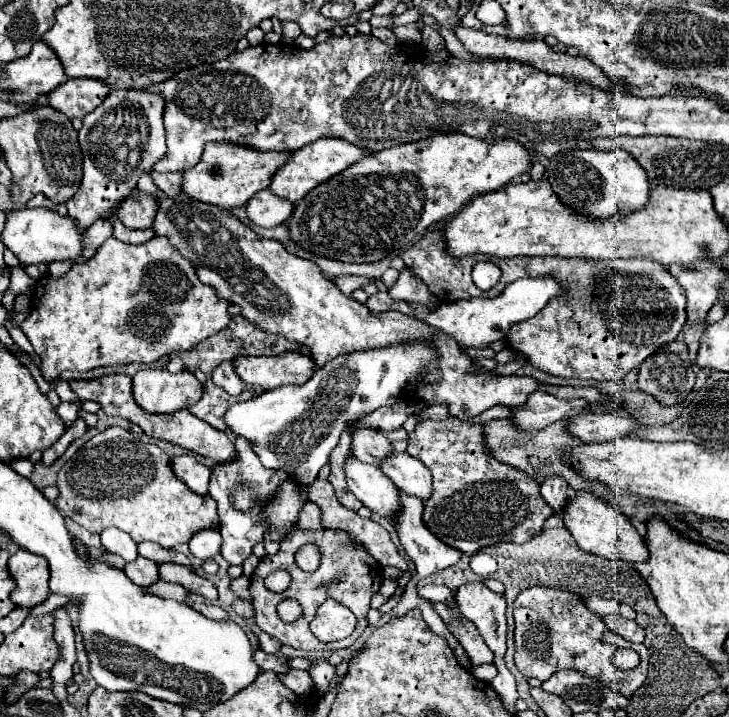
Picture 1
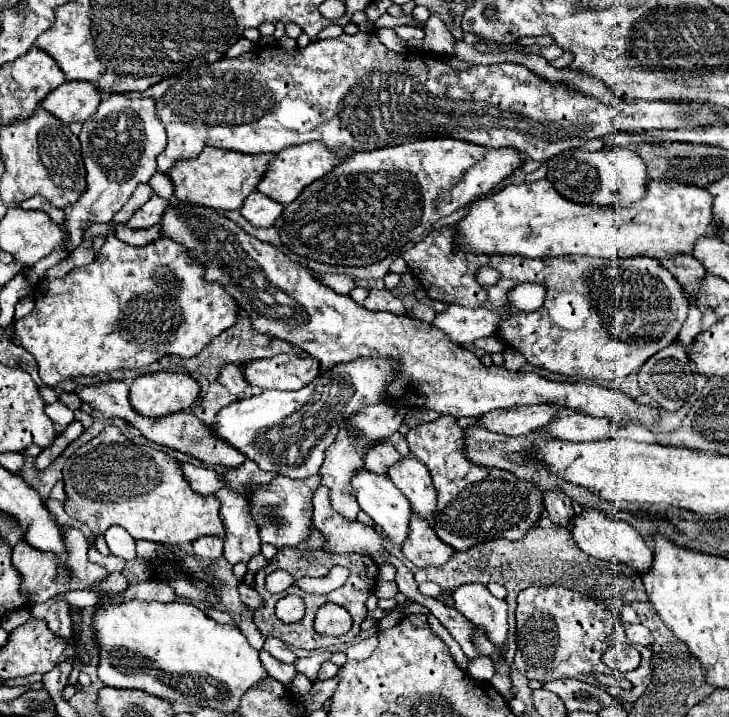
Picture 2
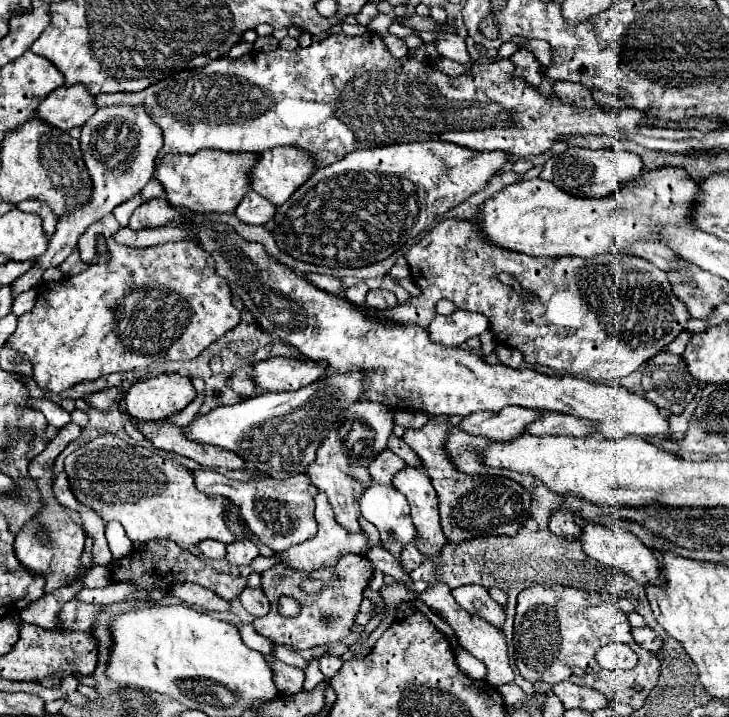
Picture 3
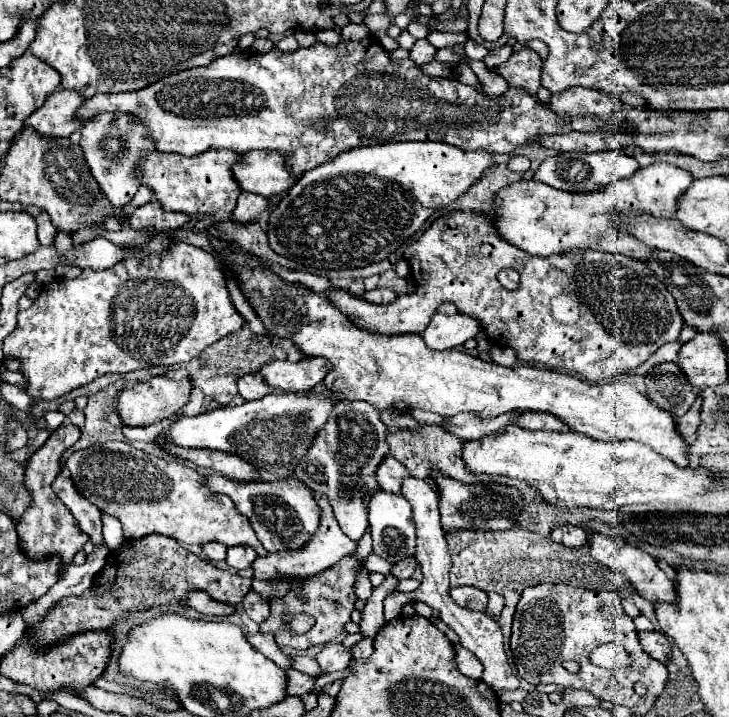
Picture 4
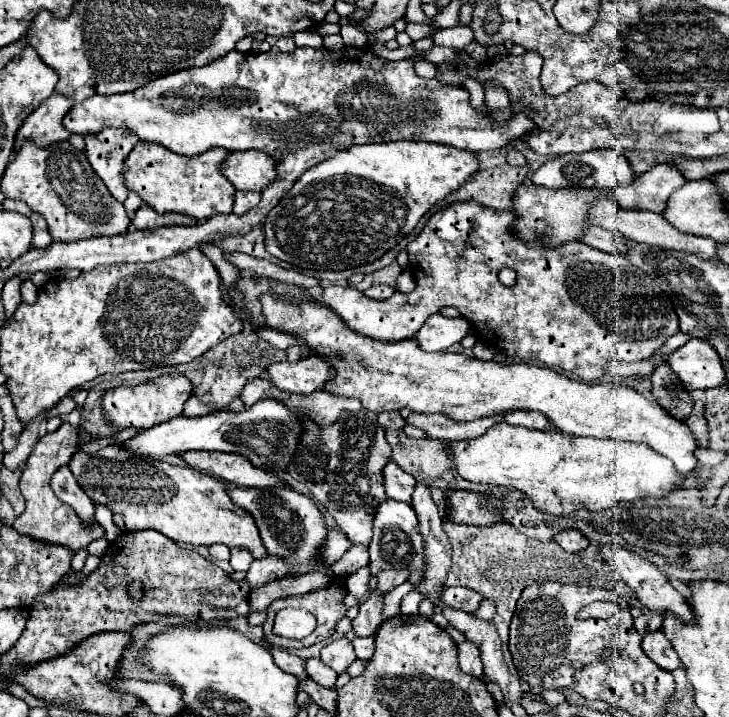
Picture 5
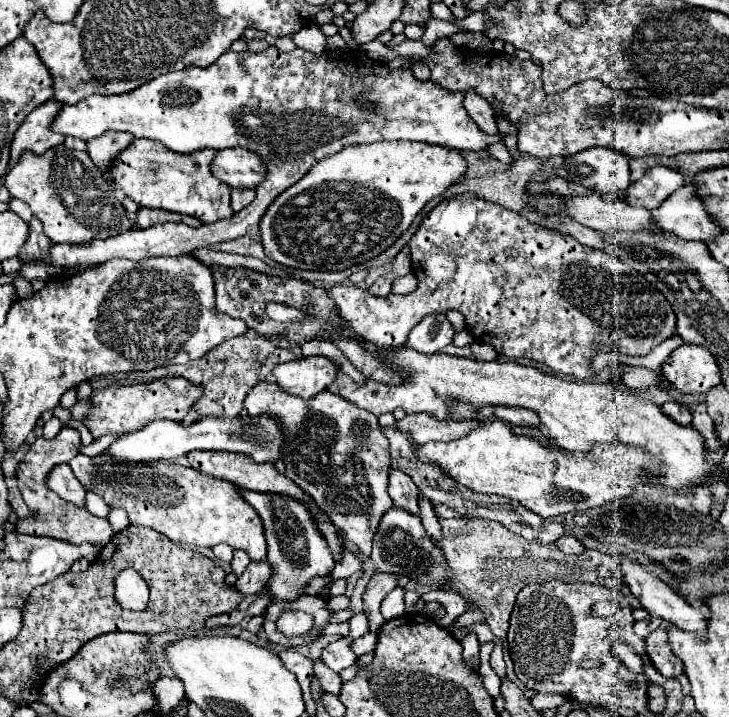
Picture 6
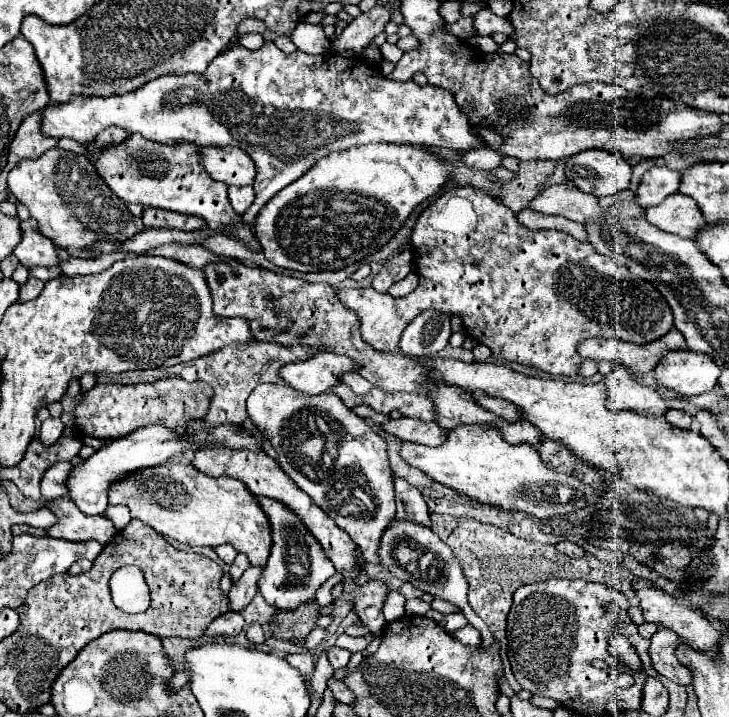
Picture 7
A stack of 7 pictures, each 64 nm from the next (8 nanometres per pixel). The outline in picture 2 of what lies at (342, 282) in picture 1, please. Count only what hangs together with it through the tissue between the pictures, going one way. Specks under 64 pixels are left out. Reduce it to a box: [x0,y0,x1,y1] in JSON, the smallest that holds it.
[320,274,356,294]

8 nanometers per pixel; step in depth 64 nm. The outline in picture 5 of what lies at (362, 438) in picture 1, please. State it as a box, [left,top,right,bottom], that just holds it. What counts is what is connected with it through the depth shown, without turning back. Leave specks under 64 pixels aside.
[384,460,416,504]

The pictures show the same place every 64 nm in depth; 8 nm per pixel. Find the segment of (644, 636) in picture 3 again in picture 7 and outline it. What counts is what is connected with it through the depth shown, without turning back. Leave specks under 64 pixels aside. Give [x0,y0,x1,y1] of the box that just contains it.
[650,628,692,686]

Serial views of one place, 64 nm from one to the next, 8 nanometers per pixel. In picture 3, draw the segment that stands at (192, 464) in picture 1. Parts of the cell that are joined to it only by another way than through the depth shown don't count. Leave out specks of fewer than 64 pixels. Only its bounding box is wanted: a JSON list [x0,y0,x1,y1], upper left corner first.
[192,470,318,550]

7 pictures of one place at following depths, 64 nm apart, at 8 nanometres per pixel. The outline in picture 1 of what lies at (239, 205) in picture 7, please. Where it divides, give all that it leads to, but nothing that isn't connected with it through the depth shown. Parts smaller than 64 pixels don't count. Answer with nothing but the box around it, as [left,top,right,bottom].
[246,190,294,228]

